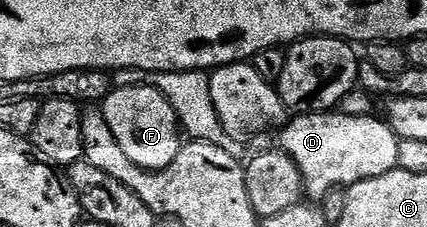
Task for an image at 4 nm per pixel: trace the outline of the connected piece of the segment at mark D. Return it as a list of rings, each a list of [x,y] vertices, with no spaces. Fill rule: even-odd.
[[[341,112],[299,114],[277,131],[277,145],[300,168],[302,189],[310,200],[325,198],[330,190],[349,188],[398,169],[399,137],[381,117],[348,116]]]

